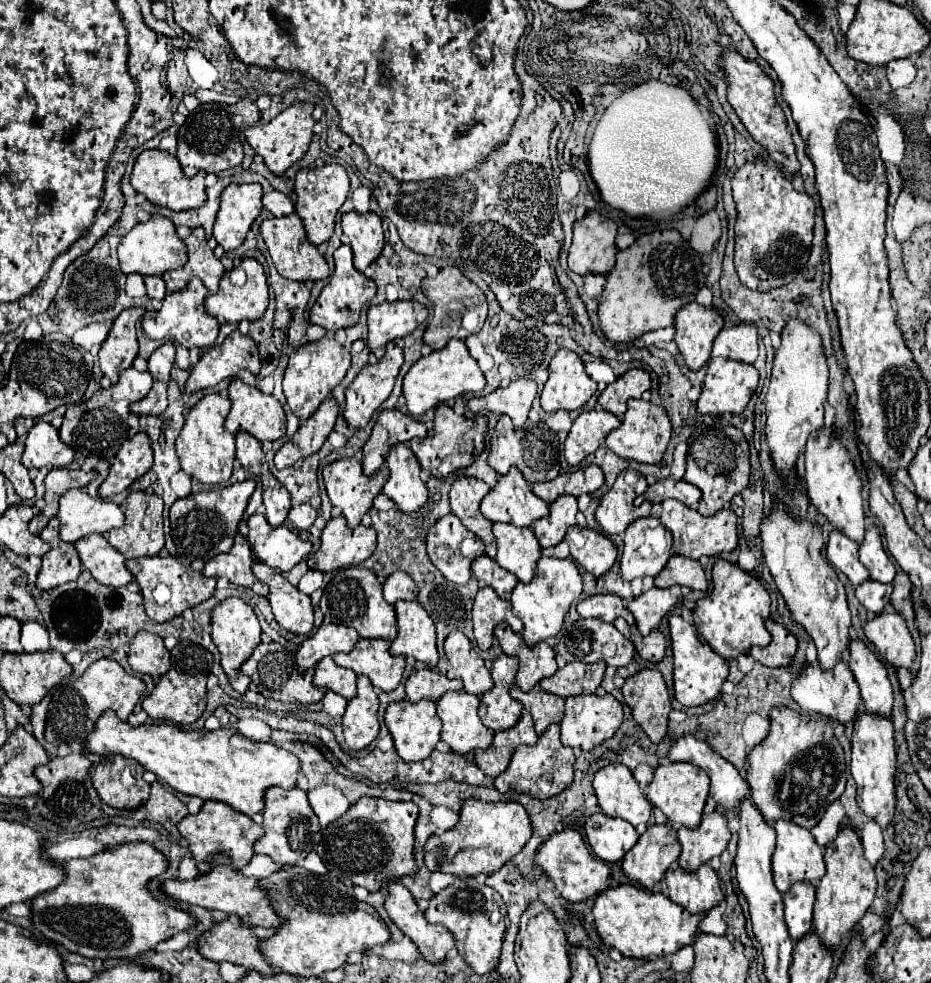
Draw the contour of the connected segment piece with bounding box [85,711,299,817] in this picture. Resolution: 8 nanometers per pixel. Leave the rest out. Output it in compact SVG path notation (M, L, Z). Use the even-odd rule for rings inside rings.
M107 711L99 717L85 747L99 755L117 753L135 759L145 771L155 773L179 793L195 795L203 801L221 801L251 817L255 813L263 813L263 795L269 787L297 787L299 759L273 743L257 743L237 735L239 733L233 727L221 727L217 731L185 731L167 723L131 727L129 723L119 721L115 713Z

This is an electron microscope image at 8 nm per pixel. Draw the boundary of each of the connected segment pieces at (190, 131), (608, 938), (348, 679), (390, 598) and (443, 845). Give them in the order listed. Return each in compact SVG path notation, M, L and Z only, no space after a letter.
M249 99L237 101L233 105L219 105L219 103L205 103L199 105L195 111L187 115L187 121L179 127L177 141L177 159L183 167L183 173L187 177L195 175L197 171L215 173L219 175L225 169L231 169L243 161L243 145L239 139L239 133L249 123L257 123L261 119L261 111L257 105Z
M627 883L611 887L603 895L599 895L595 899L593 915L597 933L609 947L617 947L625 957L649 959L665 957L685 945L691 945L695 941L695 935L699 933L699 923L707 913L691 915L683 907L675 905L667 895Z
M325 657L323 661L319 661L315 667L315 675L313 675L313 683L317 687L327 687L327 689L343 695L347 701L353 699L357 693L355 681L357 681L357 675L351 669L343 669L339 665L335 665L335 661L331 657Z
M395 571L383 583L383 597L391 605L399 599L407 599L407 601L417 599L417 585L407 573Z
M467 799L461 809L459 823L441 833L433 835L425 845L425 865L429 871L441 871L451 875L479 875L495 873L513 855L517 855L531 839L531 819L521 803L487 803Z

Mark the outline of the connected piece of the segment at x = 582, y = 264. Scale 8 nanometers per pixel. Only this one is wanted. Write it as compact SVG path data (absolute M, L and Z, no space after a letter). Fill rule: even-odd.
M589 211L573 225L573 243L569 249L569 269L577 275L607 275L615 267L617 225Z

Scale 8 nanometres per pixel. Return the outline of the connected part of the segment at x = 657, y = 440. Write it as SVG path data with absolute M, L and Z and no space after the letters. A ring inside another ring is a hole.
M631 399L627 401L627 411L621 425L607 435L605 443L615 455L623 459L633 459L639 463L659 463L663 459L669 439L671 439L671 421L665 409L659 405L647 403L643 399Z

